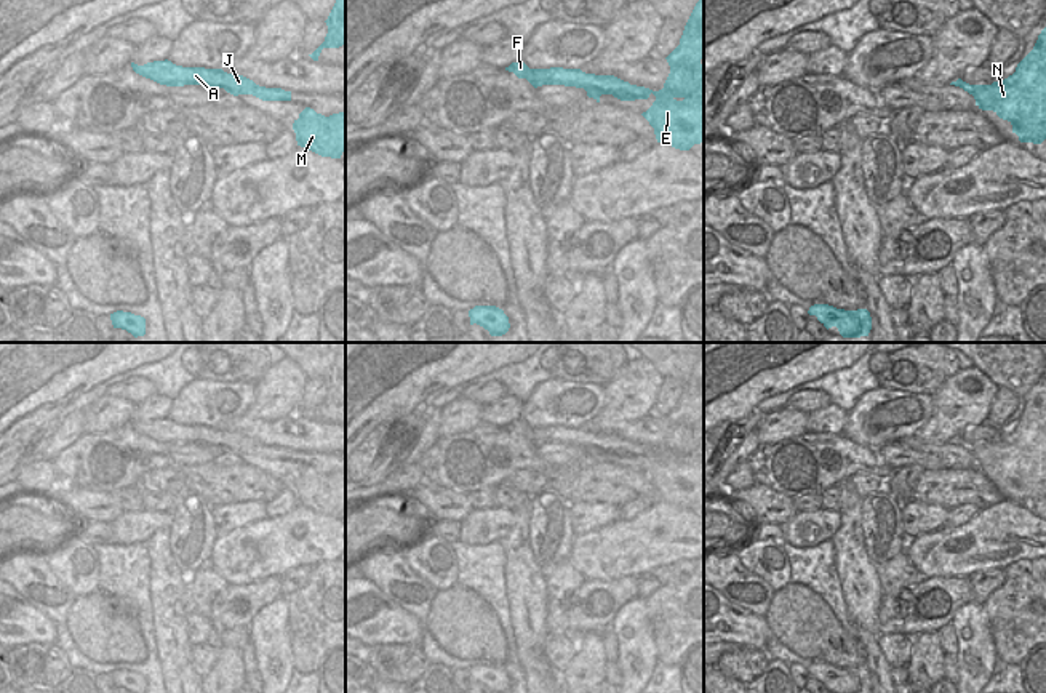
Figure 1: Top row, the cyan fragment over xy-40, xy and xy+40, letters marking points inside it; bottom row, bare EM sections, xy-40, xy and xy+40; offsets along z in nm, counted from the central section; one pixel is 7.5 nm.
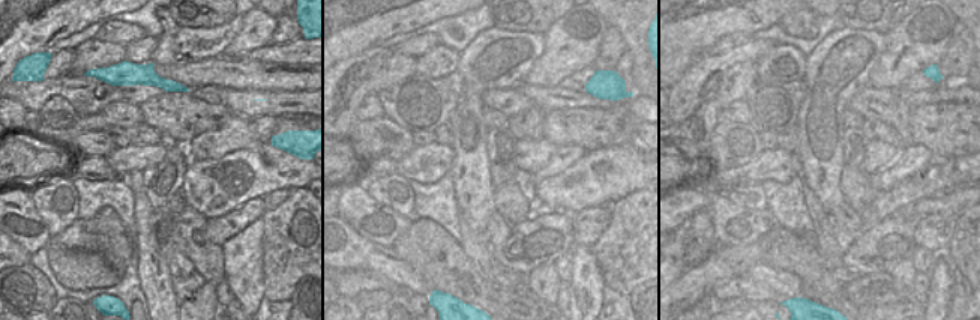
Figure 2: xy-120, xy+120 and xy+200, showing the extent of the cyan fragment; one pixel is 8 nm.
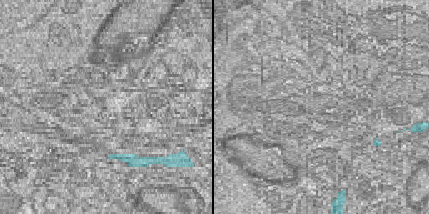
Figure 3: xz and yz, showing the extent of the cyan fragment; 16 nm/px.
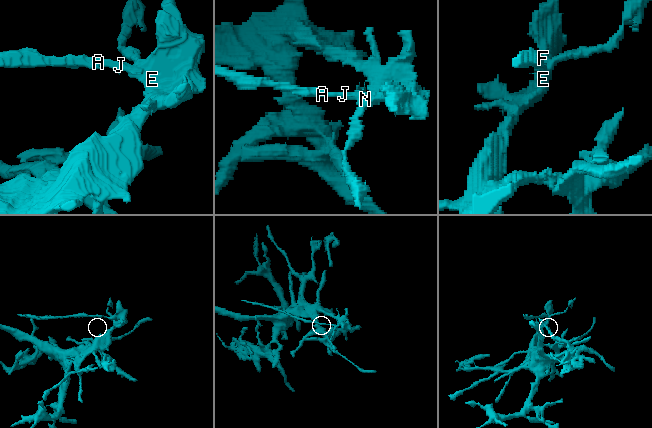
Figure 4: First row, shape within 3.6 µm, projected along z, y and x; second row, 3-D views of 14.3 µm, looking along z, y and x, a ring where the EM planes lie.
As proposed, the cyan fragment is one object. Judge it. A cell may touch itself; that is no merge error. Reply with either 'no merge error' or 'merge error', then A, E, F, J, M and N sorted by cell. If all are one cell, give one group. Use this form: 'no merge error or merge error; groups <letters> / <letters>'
merge error; groups A F J / E M N

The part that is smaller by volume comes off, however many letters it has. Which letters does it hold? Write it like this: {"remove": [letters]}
{"remove": ["A", "F", "J"]}

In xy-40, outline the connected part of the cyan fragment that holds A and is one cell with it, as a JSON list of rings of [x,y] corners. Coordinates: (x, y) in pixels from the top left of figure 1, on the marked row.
[[[168,59],[147,62],[144,66],[131,62],[131,67],[136,74],[166,86],[206,85],[224,88],[234,96],[265,88],[243,75],[227,74],[222,69],[182,67]]]

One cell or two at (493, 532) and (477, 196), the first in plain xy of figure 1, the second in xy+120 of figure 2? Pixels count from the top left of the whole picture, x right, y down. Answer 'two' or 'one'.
two

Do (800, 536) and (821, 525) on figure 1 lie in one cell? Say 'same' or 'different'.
same

